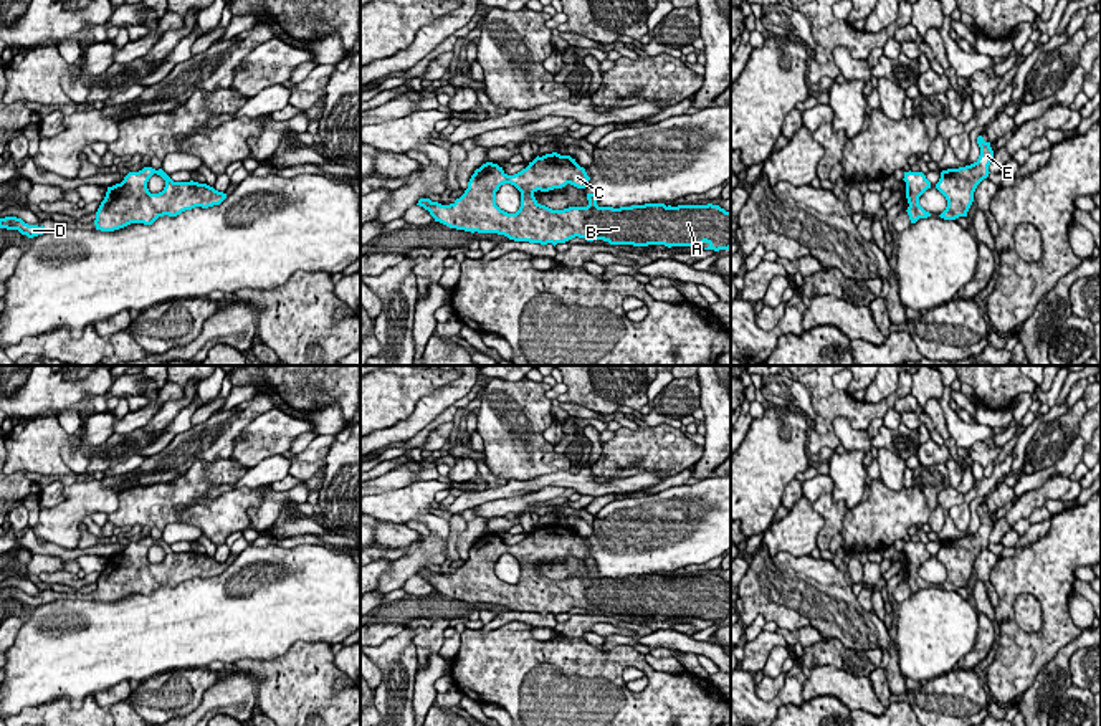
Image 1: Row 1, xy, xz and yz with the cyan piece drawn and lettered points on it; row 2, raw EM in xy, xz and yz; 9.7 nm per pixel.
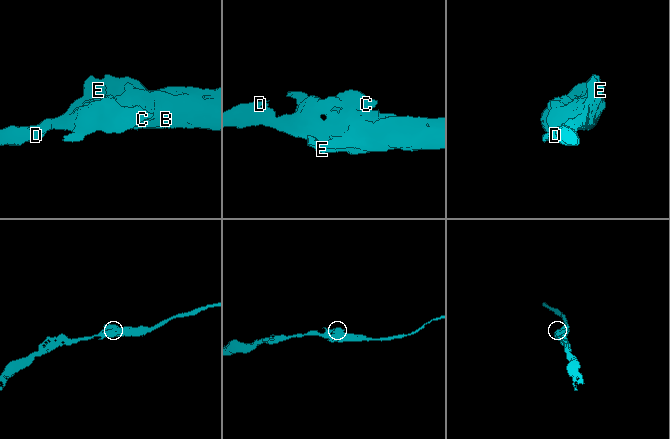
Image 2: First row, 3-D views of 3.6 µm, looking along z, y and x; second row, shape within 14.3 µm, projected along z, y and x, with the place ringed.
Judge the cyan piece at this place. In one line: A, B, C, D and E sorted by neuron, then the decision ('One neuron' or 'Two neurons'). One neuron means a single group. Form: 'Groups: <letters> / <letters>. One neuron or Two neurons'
Groups: A B C D E. One neuron

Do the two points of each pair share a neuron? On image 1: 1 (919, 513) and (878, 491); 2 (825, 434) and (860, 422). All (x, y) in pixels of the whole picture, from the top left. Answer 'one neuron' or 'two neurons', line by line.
1: one neuron
2: one neuron

